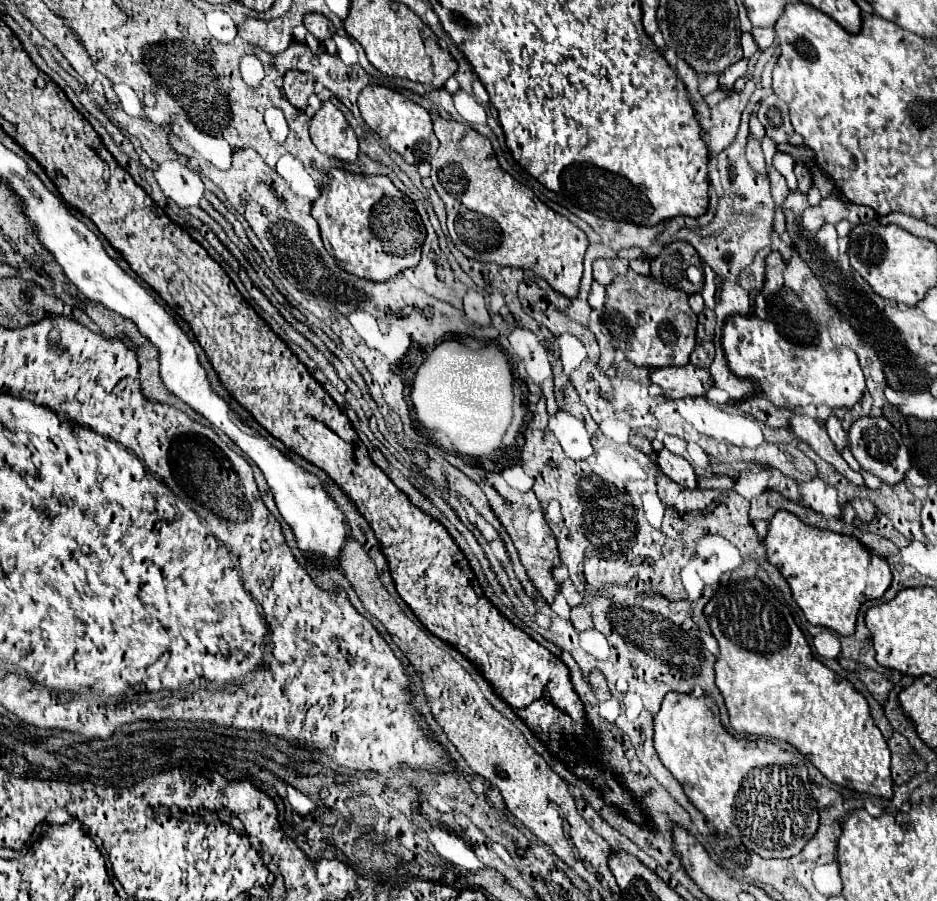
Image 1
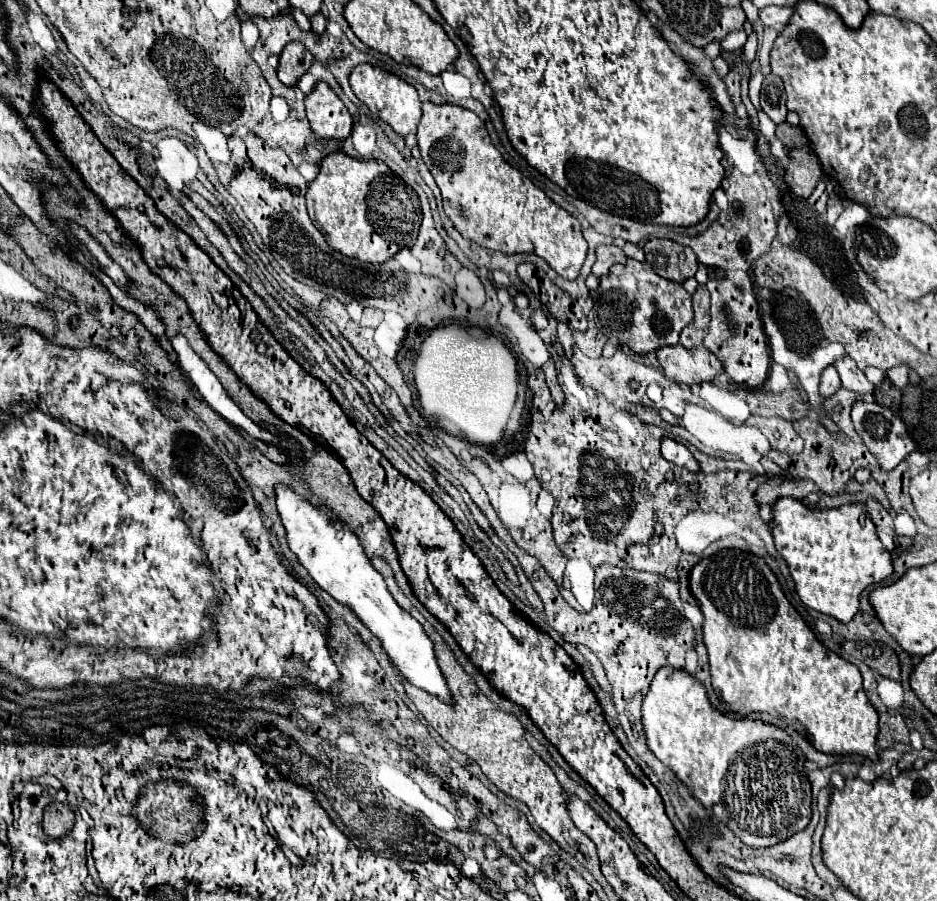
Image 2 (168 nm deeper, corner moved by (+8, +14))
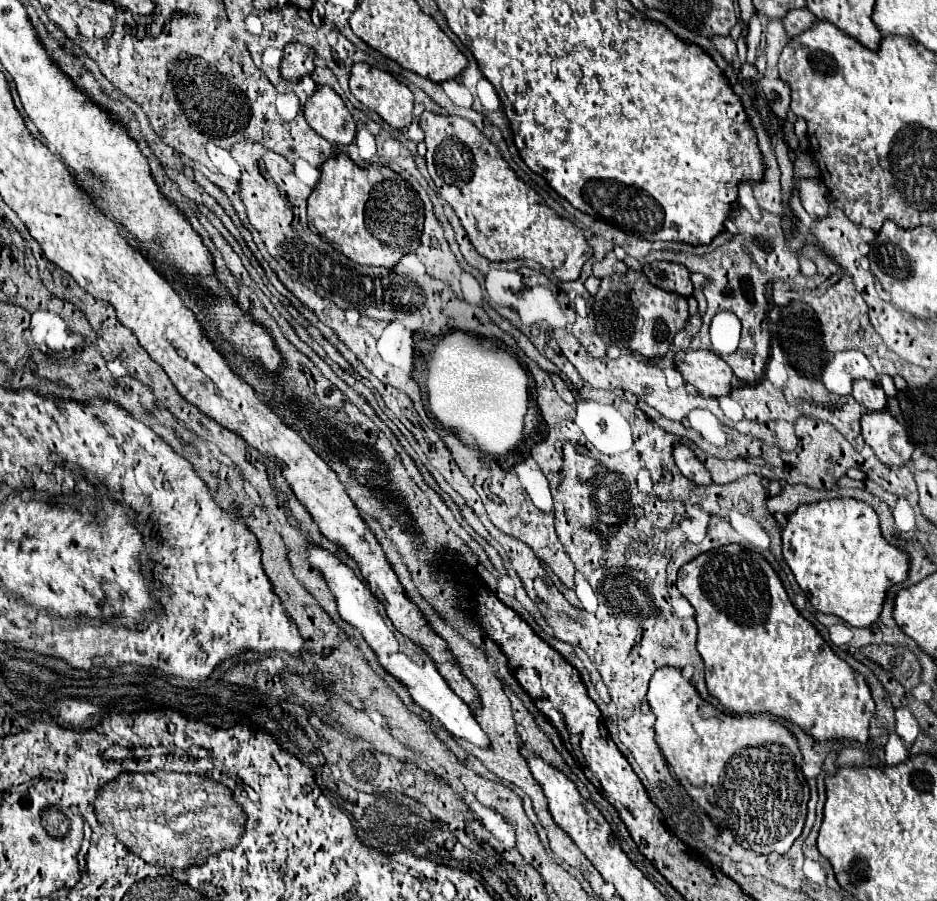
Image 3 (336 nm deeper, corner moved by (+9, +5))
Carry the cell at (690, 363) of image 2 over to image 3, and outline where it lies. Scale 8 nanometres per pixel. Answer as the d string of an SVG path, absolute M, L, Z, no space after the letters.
M714 351L676 353L676 367L704 397L722 397L732 391L732 369Z

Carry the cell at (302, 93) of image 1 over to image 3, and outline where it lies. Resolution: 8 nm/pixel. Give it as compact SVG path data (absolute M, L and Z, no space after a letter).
M292 41L284 47L284 57L280 65L280 73L288 81L298 81L304 75L310 75L314 71L314 49L308 45L302 45L298 41Z

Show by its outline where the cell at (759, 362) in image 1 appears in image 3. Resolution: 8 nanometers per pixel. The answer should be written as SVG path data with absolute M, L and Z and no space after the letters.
M866 379L854 381L852 397L858 399L862 405L866 405L868 411L882 411L886 405L886 395L884 395L880 383L876 383L876 381L866 381Z

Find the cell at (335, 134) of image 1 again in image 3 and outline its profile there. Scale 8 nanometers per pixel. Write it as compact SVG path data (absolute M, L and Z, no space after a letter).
M320 85L304 103L304 117L308 125L330 143L350 145L354 141L356 121L342 97L328 85Z

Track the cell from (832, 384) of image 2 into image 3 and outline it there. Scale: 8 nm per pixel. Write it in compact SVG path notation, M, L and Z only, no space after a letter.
M846 349L832 357L832 361L828 363L822 375L822 381L836 395L850 395L852 381L862 377L874 381L876 379L874 367L870 365L868 357L860 349Z

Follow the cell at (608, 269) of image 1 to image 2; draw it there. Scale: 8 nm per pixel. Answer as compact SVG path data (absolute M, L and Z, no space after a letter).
M605 244L597 246L595 256L597 256L597 260L593 264L591 274L597 276L597 278L603 278L613 264L623 264L627 260L625 252L621 248L617 248L617 246L613 246L613 244L611 246L605 246Z

